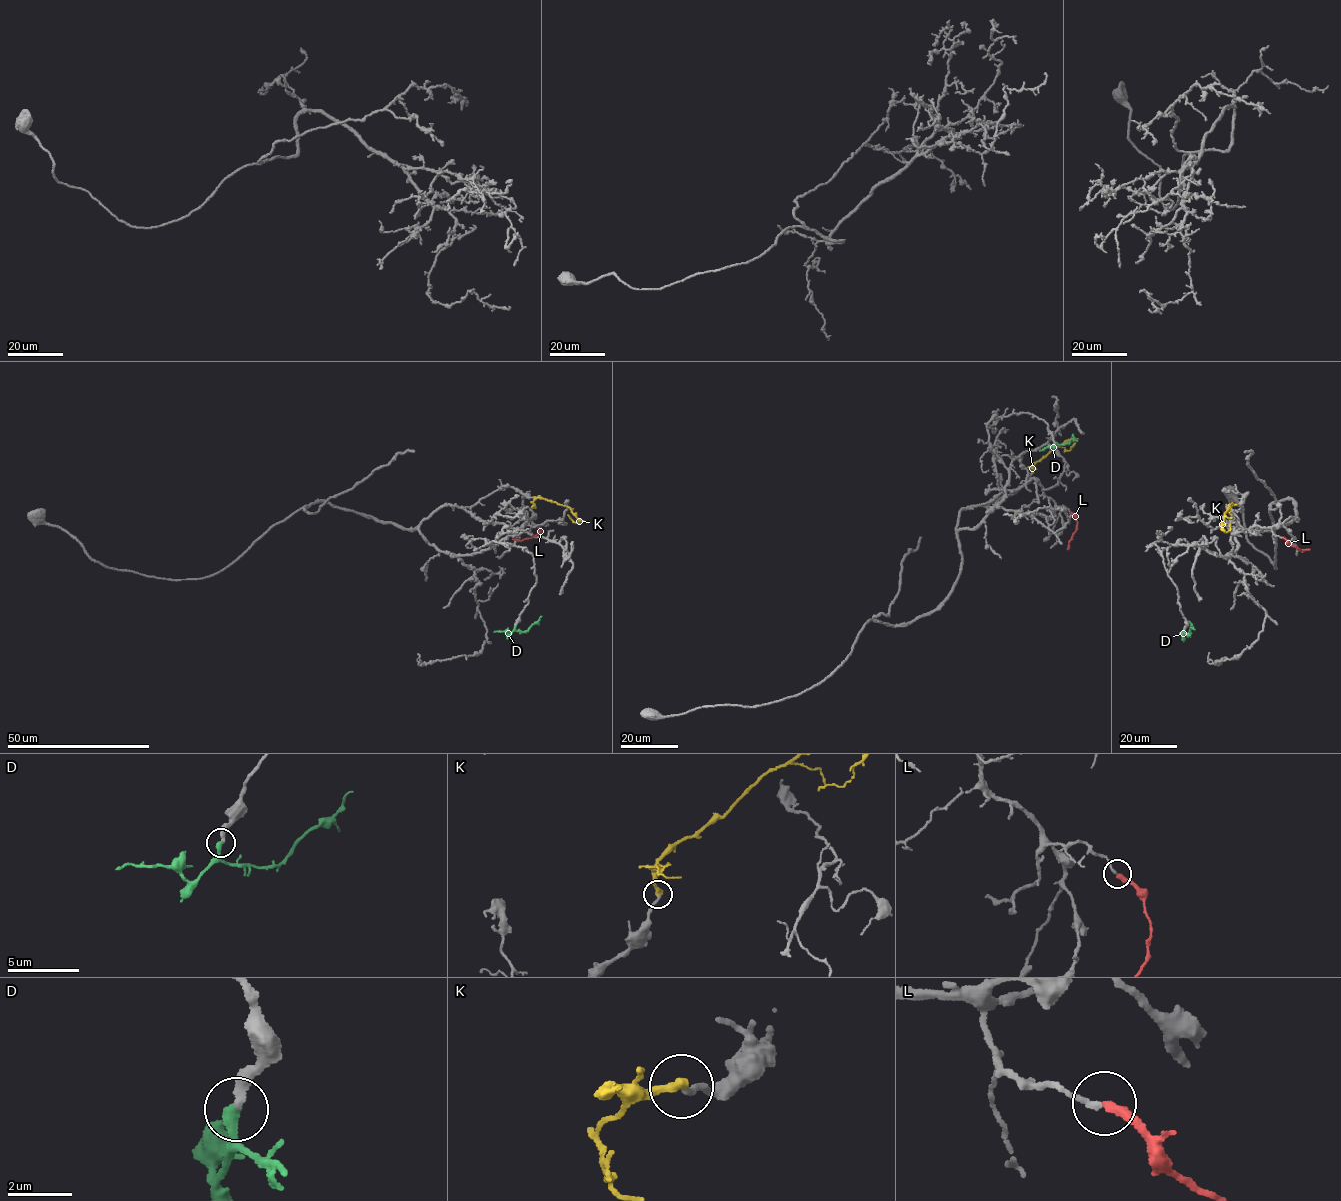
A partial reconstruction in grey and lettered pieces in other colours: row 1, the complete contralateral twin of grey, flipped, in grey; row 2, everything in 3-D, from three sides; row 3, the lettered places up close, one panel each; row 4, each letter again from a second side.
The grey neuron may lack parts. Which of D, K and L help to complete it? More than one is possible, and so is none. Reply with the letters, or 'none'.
D, L

